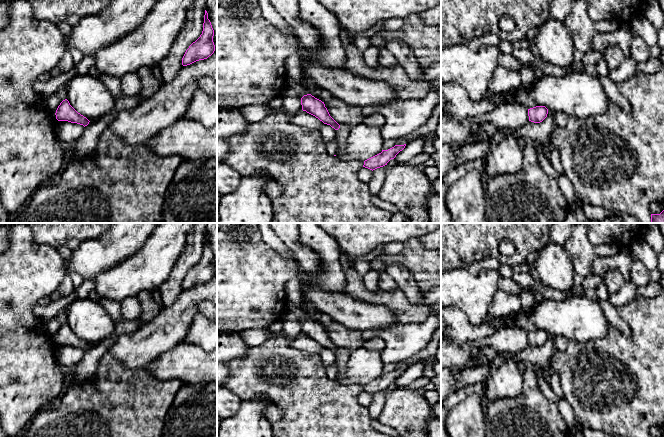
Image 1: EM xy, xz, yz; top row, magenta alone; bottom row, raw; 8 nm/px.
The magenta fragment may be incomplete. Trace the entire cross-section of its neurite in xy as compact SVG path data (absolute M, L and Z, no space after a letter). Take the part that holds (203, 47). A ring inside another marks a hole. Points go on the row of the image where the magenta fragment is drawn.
M205 10L202 34L186 50L182 58L182 65L187 66L196 61L207 59L211 56L215 51L213 36L214 30L210 20L208 19L208 13Z

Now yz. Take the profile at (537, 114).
M536 106L528 109L529 121L534 123L542 122L548 114L548 109L545 106Z

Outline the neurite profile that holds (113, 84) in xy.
M101 74L100 81L107 87L113 96L123 95L121 78Z

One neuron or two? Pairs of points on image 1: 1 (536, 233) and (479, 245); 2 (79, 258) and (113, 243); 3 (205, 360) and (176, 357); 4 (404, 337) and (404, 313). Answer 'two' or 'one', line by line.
1: one
2: one
3: one
4: two

